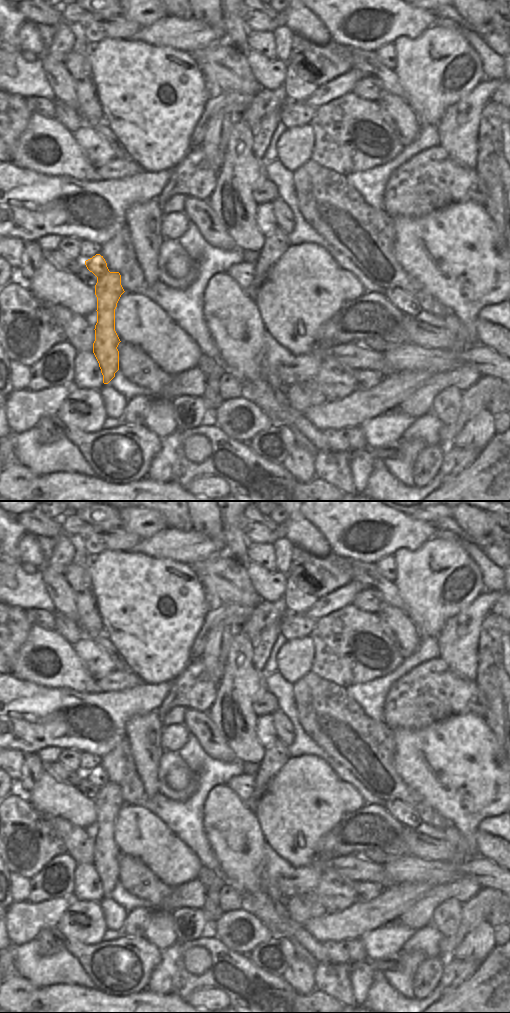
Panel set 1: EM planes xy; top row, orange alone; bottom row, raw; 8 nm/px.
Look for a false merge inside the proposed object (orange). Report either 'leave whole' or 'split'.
split

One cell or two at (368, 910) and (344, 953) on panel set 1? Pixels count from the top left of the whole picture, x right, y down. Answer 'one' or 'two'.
one

